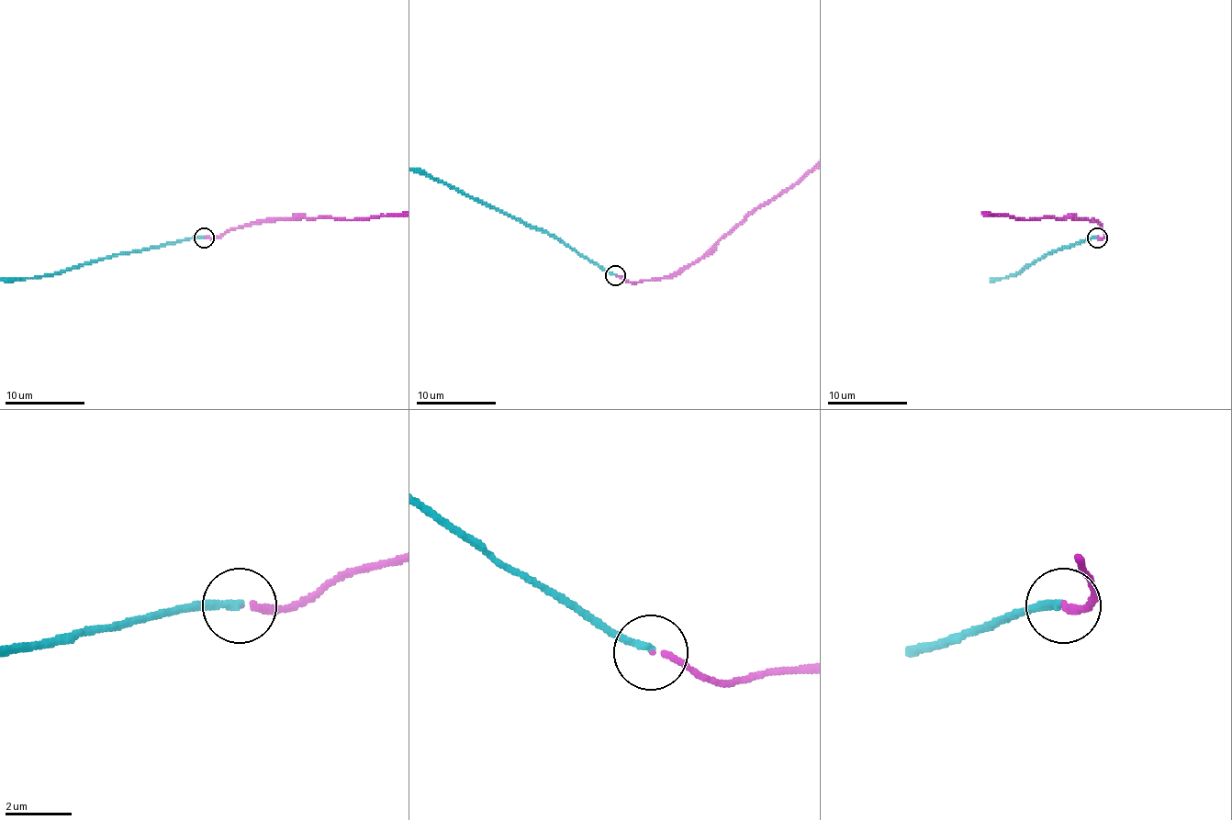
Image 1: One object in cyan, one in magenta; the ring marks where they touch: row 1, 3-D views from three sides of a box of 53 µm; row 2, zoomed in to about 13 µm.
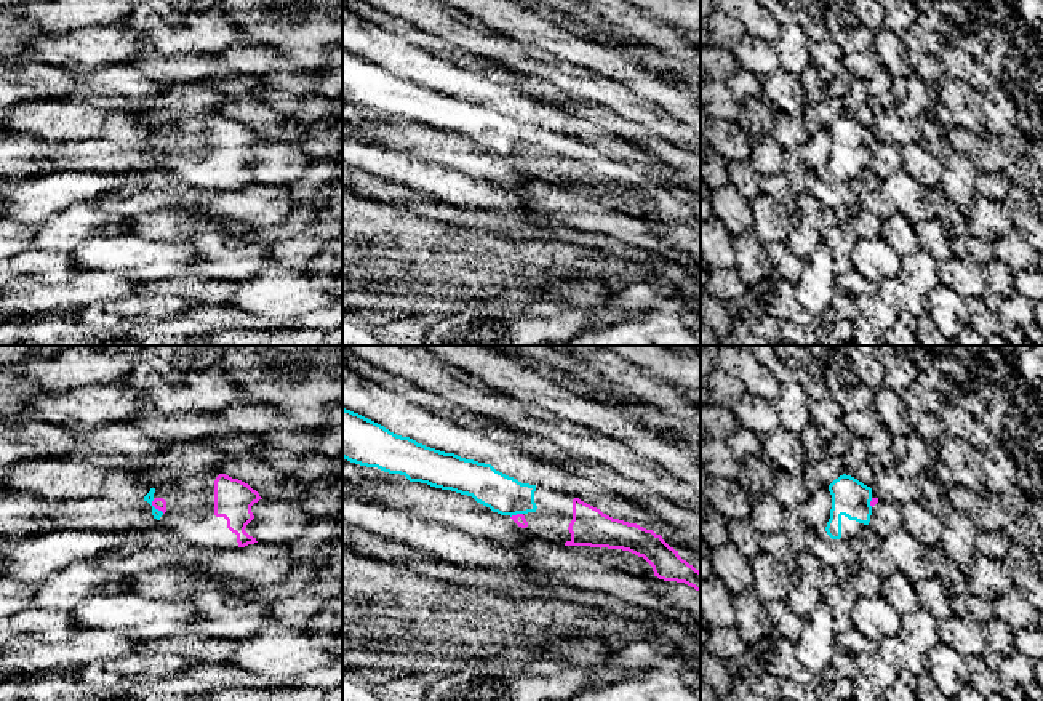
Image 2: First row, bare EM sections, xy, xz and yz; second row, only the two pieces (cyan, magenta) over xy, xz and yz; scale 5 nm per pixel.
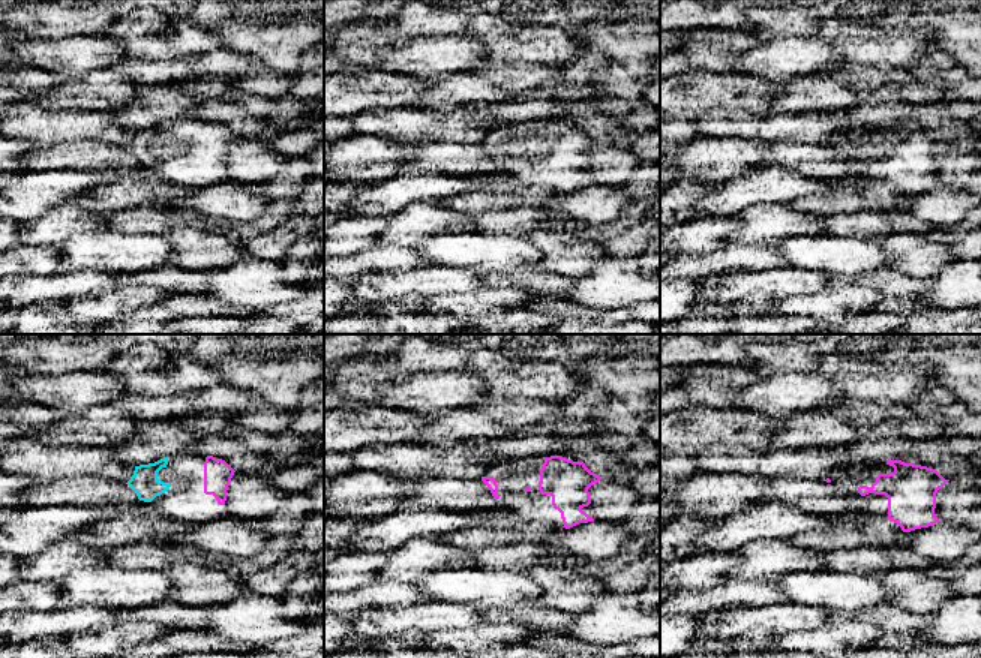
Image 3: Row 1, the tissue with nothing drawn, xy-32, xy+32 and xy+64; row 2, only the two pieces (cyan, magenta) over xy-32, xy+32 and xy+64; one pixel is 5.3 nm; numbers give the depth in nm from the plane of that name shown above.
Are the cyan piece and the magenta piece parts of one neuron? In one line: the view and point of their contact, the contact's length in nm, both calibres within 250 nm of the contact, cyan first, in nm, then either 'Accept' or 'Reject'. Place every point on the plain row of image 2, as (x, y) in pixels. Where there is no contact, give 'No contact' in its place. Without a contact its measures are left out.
Touches cyan at xy (154, 149). Shared border 90 nm. Thickness 50 nm (cyan) against 60 nm. Accept

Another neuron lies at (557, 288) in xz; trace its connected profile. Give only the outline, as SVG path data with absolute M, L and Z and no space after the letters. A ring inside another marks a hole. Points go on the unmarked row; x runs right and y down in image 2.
M553 280L547 286L550 294L561 302L592 310L597 317L601 317L606 314L605 294L613 285L597 280Z

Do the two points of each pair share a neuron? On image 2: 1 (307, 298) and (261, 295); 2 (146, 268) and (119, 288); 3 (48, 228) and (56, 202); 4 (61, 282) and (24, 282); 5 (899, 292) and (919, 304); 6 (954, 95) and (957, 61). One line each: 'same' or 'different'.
1: same
2: different
3: different
4: same
5: same
6: different

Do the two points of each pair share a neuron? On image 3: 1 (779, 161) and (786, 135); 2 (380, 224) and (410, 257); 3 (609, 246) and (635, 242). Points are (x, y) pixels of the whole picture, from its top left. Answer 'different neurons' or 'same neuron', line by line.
1: different neurons
2: different neurons
3: same neuron

